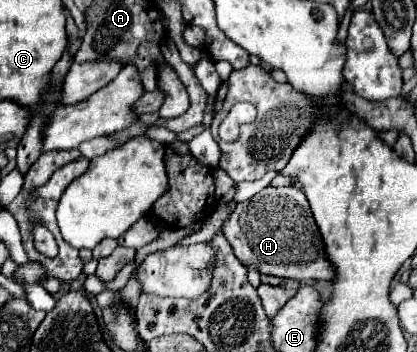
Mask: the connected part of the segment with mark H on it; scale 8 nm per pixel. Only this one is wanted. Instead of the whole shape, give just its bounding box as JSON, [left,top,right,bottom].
[222,187,334,281]

